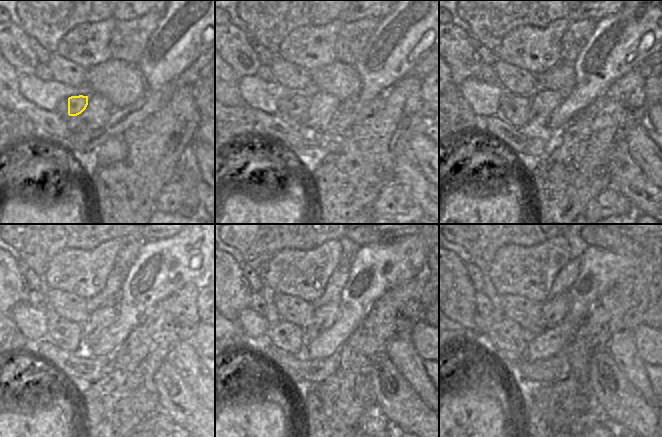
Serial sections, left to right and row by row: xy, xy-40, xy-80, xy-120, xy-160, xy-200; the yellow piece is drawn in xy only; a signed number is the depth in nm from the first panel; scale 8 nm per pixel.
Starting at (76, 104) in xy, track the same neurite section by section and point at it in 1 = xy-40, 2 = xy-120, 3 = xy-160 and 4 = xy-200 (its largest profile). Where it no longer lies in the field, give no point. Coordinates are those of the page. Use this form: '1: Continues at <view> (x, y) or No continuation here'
1: Continues at xy-40 (297, 105)
2: Continues at xy-120 (66, 335)
3: Continues at xy-160 (286, 336)
4: Continues at xy-200 (504, 334)

